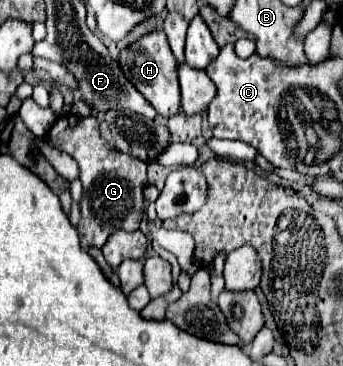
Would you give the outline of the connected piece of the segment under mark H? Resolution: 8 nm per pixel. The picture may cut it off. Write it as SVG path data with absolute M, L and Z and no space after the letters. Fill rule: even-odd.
M154 29L138 41L130 43L118 55L118 65L124 71L126 79L144 95L144 99L156 109L162 117L172 117L180 111L180 85L176 75L176 59L170 53L166 33L162 29Z

